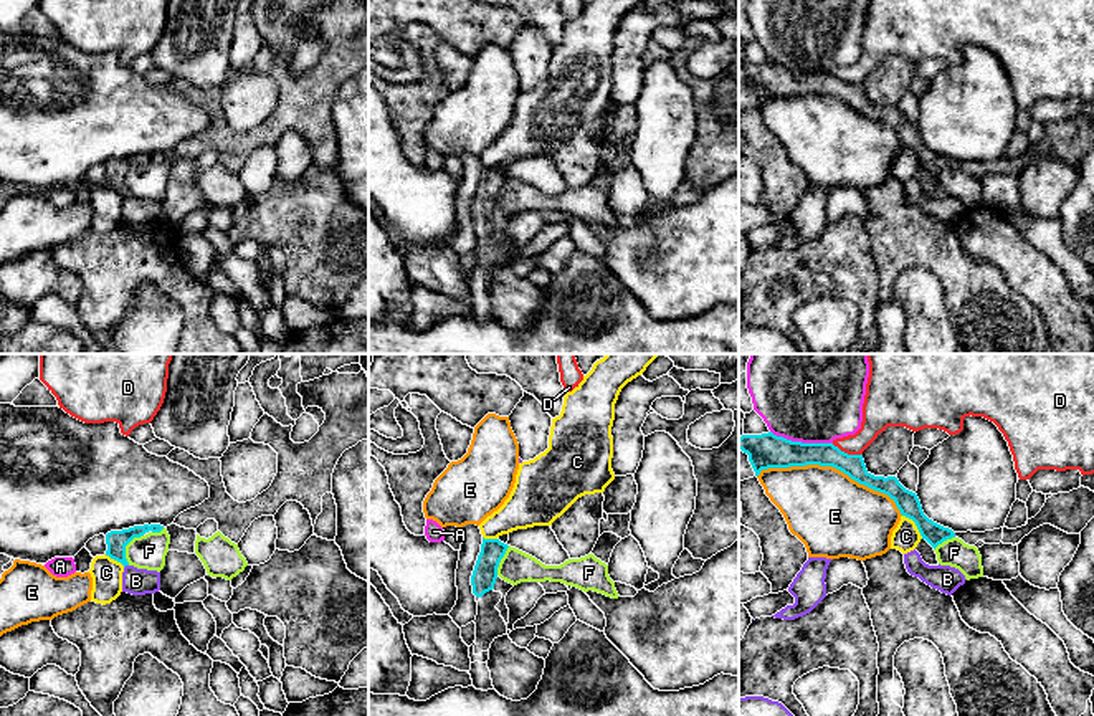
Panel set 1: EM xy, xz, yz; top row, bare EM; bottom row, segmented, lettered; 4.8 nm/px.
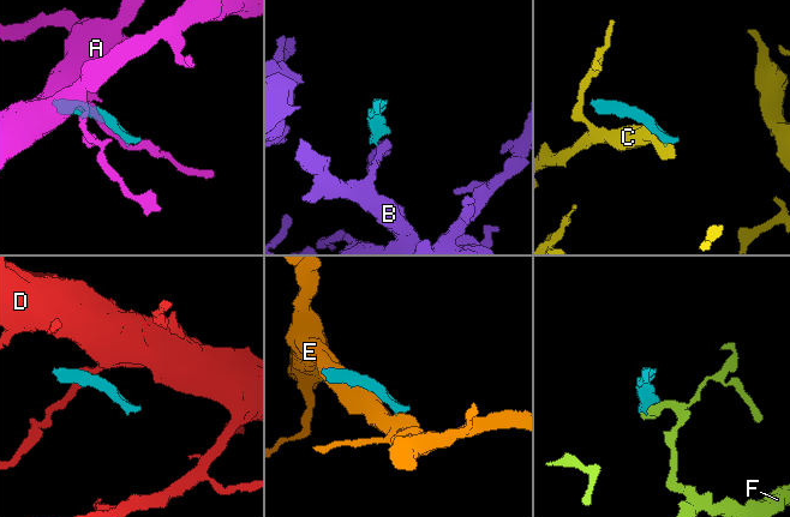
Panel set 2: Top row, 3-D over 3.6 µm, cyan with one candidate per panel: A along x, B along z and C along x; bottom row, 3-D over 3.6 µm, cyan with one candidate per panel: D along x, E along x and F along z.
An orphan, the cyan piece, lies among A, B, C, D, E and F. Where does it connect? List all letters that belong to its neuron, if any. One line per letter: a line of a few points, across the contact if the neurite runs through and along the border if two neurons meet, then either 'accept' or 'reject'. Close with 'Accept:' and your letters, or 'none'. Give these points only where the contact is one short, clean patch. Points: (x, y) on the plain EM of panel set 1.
A: line yz (770, 60), (792, 70), (832, 73); reject
B: line xy (128, 194), (124, 197); reject
C: reject
D: line yz (832, 73), (848, 83), (861, 85); reject
E: reject
F: line xy (142, 164), (126, 176), (128, 194); reject
Accept: none

